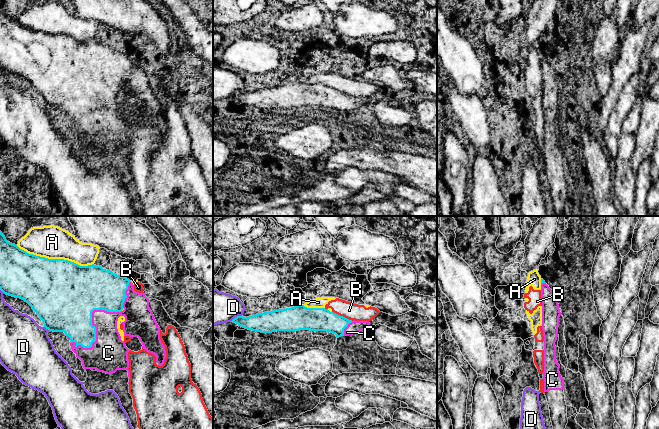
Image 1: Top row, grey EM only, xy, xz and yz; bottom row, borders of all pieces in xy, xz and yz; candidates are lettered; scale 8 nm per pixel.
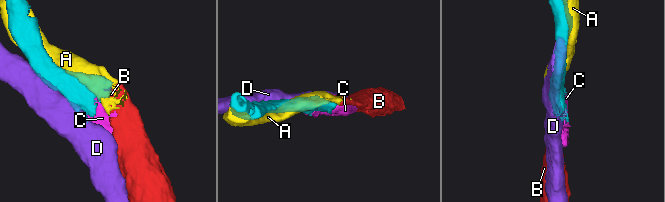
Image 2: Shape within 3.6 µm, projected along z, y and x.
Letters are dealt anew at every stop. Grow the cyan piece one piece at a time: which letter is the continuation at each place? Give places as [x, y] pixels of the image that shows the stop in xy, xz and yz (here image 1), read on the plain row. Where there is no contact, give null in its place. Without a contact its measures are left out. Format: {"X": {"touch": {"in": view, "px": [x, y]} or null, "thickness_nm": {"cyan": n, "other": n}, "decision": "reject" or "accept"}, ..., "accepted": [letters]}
{"A": {"touch": {"in": "xy", "px": [55, 35]}, "thickness_nm": {"cyan": 500, "other": 260}, "decision": "reject"}, "B": {"touch": {"in": "xz", "px": [342, 92]}, "thickness_nm": {"cyan": 190, "other": 140}, "decision": "reject"}, "C": {"touch": {"in": "xy", "px": [92, 101]}, "thickness_nm": {"cyan": 400, "other": 280}, "decision": "accept"}, "D": {"touch": {"in": "xz", "px": [235, 93]}, "thickness_nm": {"cyan": 160, "other": 280}, "decision": "reject"}, "accepted": ["C"]}

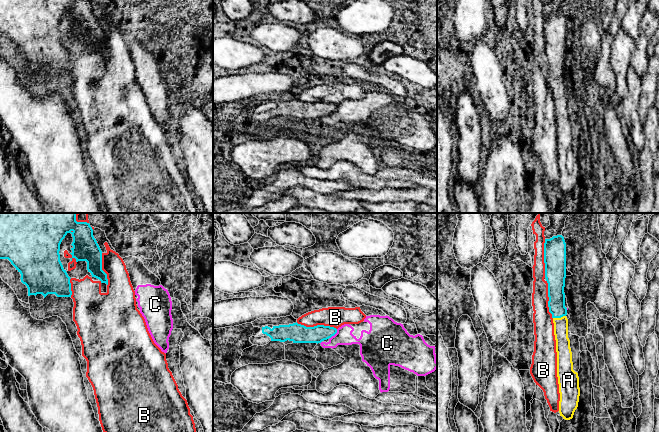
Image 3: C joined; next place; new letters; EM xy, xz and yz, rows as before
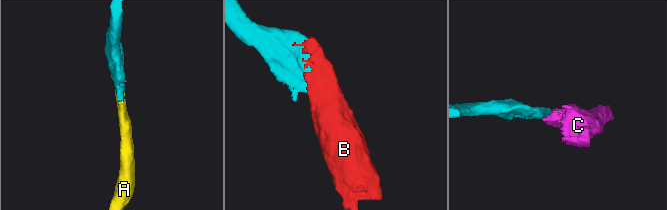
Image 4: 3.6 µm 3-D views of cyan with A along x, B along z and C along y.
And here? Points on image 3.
{"A": {"touch": {"in": "yz", "px": [559, 93]}, "thickness_nm": {"cyan": 140, "other": 110}, "decision": "accept"}, "B": {"touch": {"in": "xz", "px": [316, 102]}, "thickness_nm": {"cyan": 150, "other": 160}, "decision": "reject"}, "C": {"touch": {"in": "xz", "px": [334, 110]}, "thickness_nm": {"cyan": 140, "other": 140}, "decision": "reject"}, "accepted": ["A"]}

